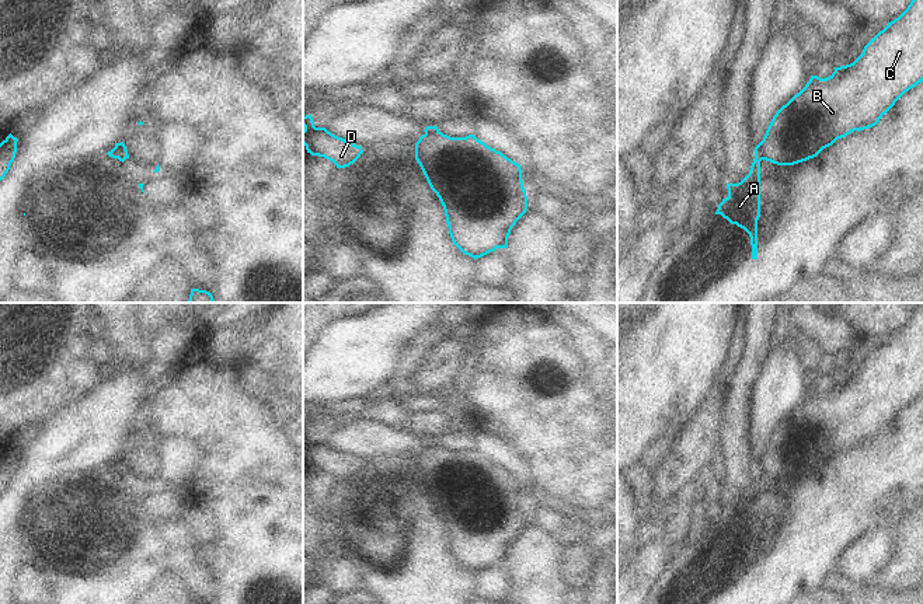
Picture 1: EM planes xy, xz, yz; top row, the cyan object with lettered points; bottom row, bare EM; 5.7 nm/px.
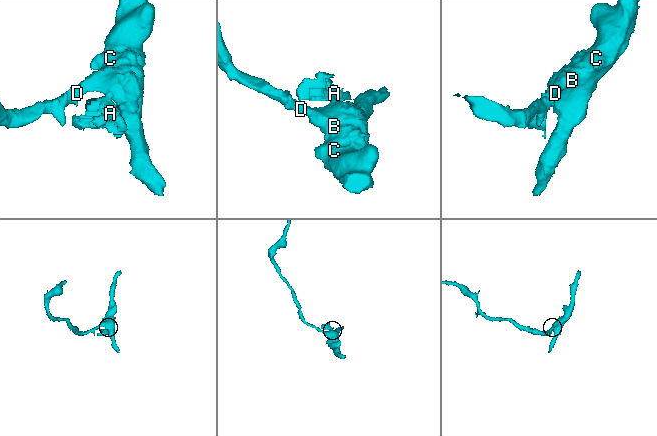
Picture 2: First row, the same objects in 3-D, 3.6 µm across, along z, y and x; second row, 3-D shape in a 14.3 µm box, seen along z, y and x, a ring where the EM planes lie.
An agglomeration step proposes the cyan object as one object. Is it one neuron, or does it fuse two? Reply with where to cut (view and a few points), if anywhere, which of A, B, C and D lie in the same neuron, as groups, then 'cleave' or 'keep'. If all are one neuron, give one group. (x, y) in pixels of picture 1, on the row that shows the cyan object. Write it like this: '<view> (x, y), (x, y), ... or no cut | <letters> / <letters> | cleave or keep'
yz (758, 145), (763, 159) | A / B C D | cleave

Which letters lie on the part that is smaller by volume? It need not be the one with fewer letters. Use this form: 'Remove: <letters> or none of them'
Remove: A

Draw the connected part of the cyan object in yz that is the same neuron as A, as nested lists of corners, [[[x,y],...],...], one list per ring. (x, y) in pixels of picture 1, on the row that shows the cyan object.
[[[759,146],[749,174],[738,184],[727,184],[728,196],[718,205],[715,214],[721,214],[731,224],[743,228],[750,237],[752,259],[757,259],[757,220],[760,217],[760,161]]]

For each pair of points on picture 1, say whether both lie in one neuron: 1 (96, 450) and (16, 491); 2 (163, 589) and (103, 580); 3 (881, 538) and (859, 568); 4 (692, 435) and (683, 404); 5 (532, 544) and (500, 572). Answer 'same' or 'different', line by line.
1: same
2: different
3: same
4: different
5: different

